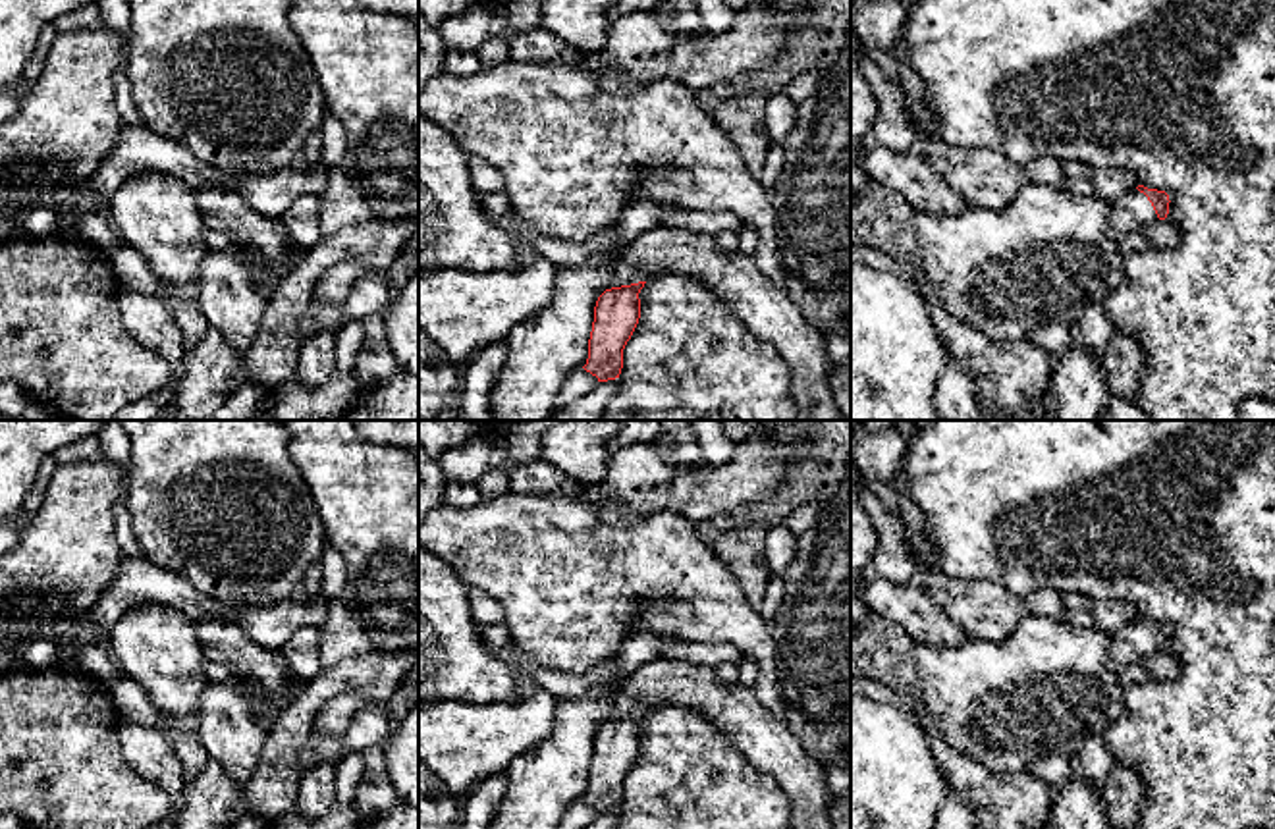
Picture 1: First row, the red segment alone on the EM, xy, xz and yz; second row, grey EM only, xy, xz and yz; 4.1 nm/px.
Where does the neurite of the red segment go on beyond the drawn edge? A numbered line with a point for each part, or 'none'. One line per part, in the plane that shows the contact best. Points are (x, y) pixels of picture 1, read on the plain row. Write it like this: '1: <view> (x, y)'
1: yz (1131, 644)

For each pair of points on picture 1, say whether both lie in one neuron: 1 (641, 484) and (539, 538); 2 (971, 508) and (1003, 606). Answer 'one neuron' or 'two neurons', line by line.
1: two neurons
2: two neurons

